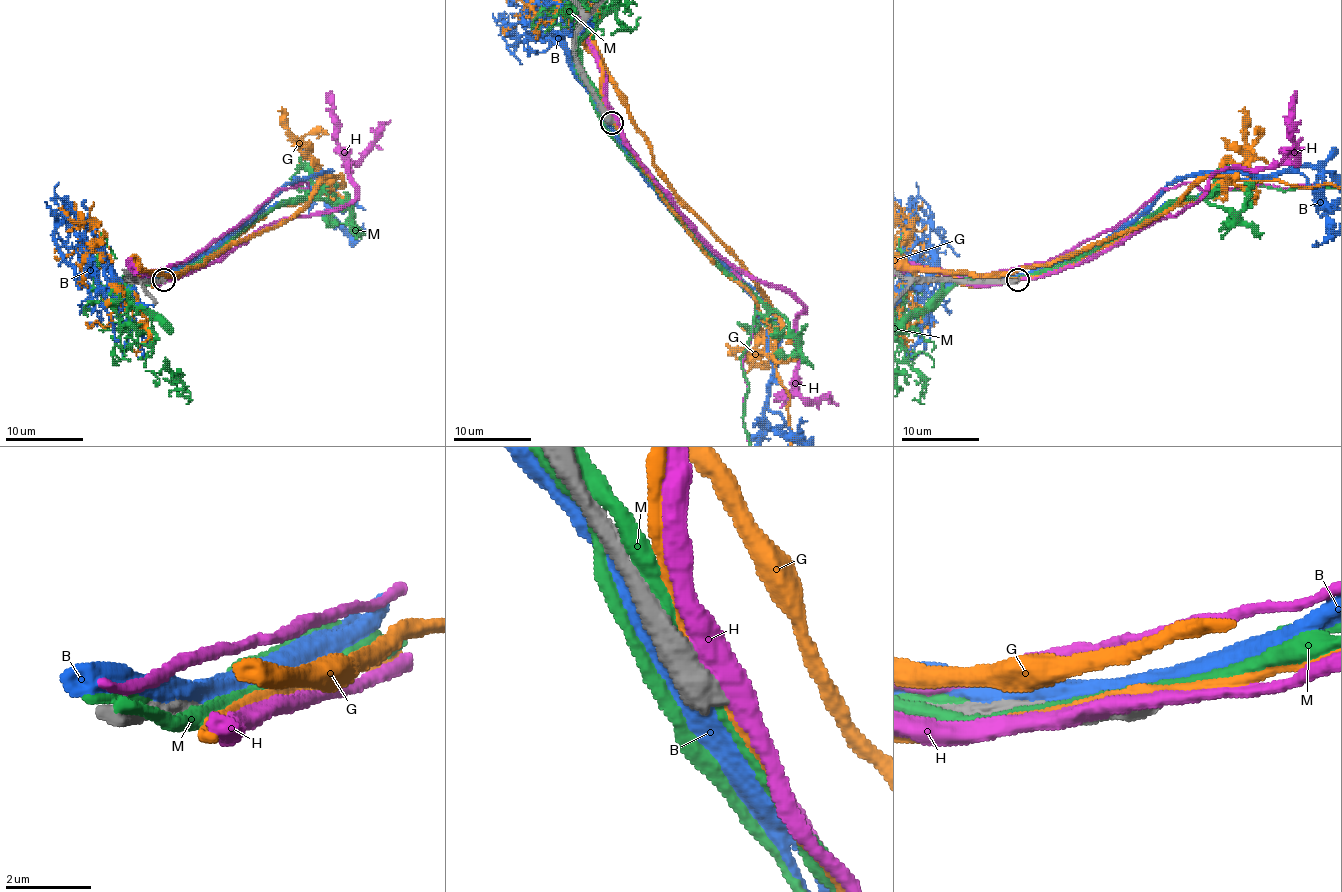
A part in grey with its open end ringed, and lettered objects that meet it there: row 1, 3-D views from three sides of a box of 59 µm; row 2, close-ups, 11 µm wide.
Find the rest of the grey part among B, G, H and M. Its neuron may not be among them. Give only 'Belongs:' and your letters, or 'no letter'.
Belongs: no letter

